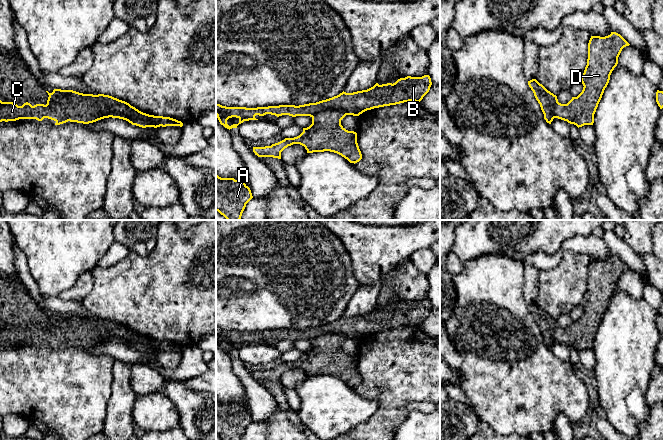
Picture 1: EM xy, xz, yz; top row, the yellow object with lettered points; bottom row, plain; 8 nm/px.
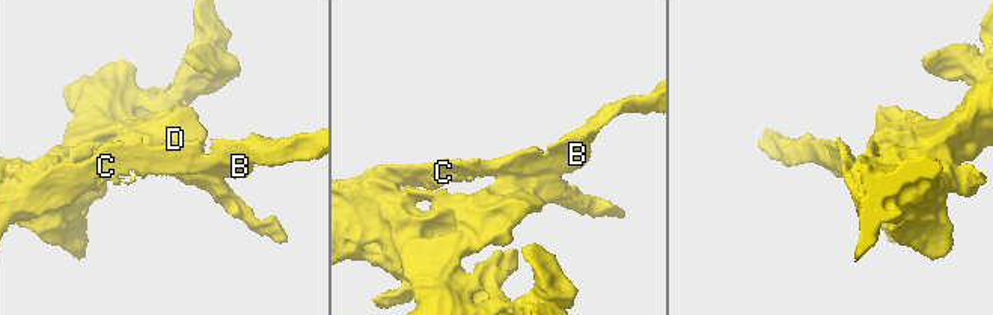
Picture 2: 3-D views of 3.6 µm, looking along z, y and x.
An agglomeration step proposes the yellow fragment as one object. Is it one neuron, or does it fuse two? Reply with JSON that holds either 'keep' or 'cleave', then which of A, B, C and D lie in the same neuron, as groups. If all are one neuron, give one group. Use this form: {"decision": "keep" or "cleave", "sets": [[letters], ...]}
{"decision": "cleave", "sets": [["A", "D"], ["B", "C"]]}

